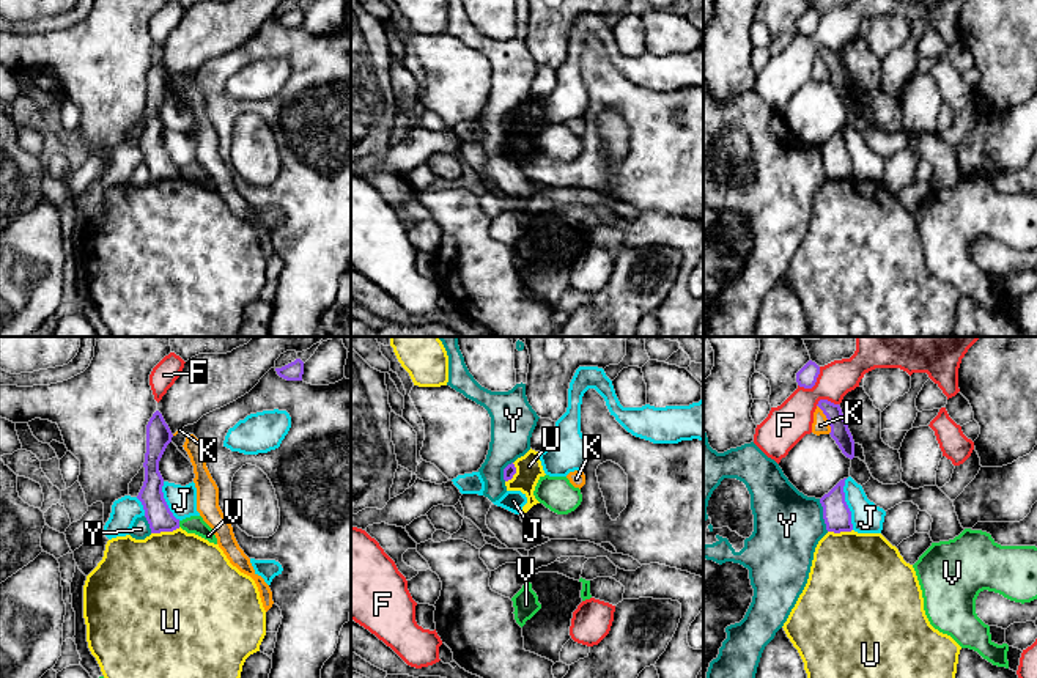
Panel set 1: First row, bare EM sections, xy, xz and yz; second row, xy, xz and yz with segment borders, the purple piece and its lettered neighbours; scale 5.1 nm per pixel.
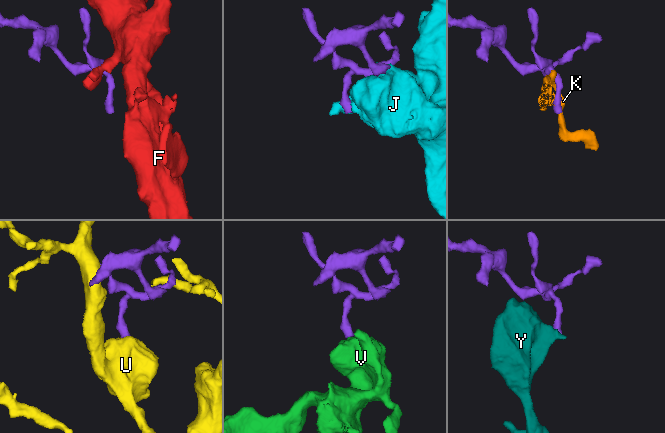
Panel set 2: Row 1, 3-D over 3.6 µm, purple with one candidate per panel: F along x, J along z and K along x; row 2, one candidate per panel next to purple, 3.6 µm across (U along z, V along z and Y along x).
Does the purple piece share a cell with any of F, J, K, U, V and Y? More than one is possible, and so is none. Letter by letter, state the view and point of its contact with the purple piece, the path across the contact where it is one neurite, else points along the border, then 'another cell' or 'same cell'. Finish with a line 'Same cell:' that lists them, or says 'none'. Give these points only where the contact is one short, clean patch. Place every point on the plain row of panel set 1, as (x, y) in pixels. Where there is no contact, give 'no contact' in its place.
F: meets purple in yz at (814, 32); border along yz (820, 14), (817, 29), (811, 35), (798, 33); another cell
J: meets purple in yz at (845, 151); another cell
K: meets purple in yz at (826, 65); border along yz (817, 52), (828, 70), (830, 81); another cell
U: meets purple in xy at (166, 178); border along xy (180, 175), (170, 180), (151, 181); another cell
V: meets purple in xy at (178, 172); border along xy (178, 169), (180, 173); another cell
Y: meets purple in yz at (823, 162); border along yz (819, 147), (828, 178); another cell
Same cell: none

